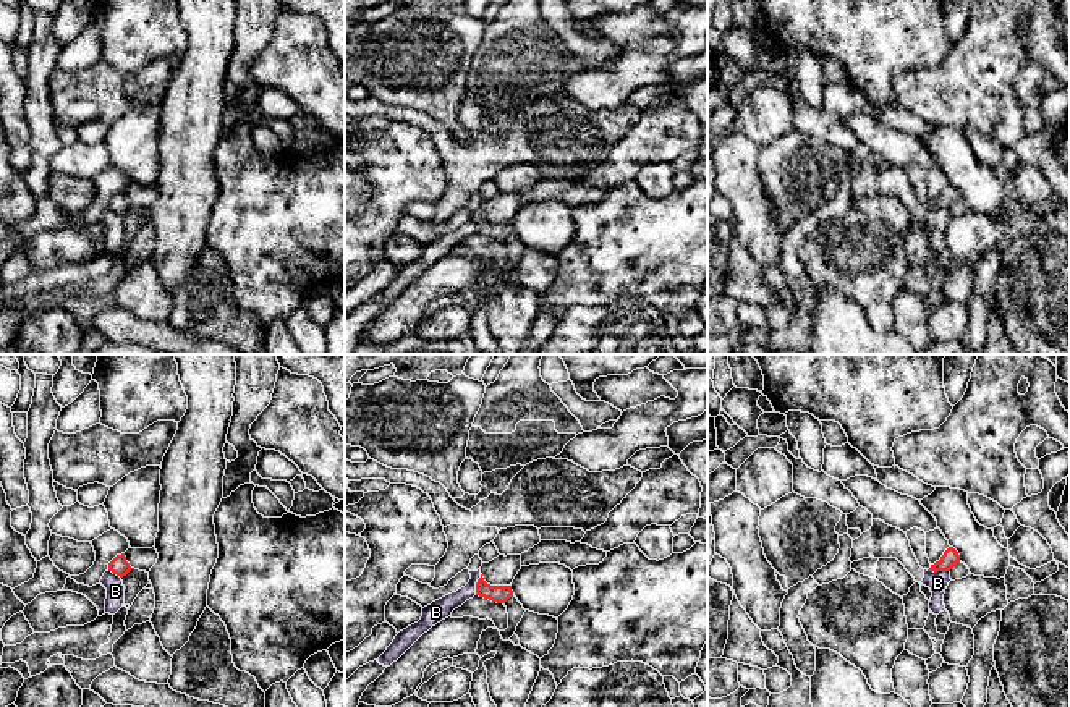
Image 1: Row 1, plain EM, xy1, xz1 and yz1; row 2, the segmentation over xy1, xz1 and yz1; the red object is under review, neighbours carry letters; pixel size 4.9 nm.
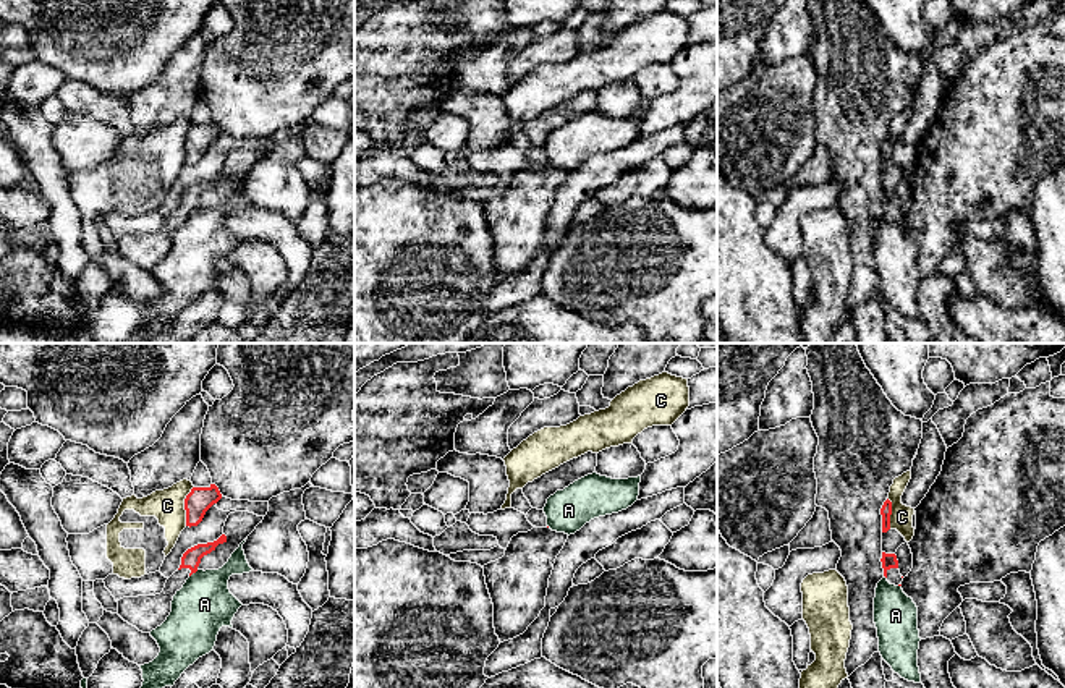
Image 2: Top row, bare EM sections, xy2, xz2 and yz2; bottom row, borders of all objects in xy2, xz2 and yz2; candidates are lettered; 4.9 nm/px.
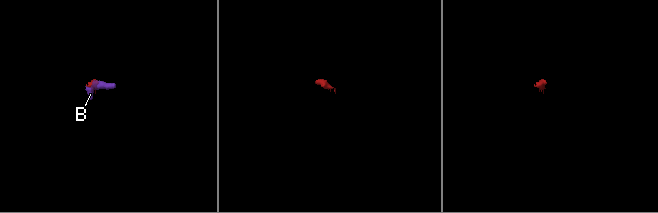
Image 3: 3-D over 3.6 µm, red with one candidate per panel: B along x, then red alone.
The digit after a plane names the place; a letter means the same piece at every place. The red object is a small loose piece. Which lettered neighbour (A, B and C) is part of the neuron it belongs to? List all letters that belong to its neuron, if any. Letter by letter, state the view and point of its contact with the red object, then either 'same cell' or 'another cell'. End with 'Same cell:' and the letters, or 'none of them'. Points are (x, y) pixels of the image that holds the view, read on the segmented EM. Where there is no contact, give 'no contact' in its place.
A: xy2 (193, 572) | another cell
B: yz1 (938, 570) | another cell
C: xy2 (185, 505) | another cell
Same cell: none of them

